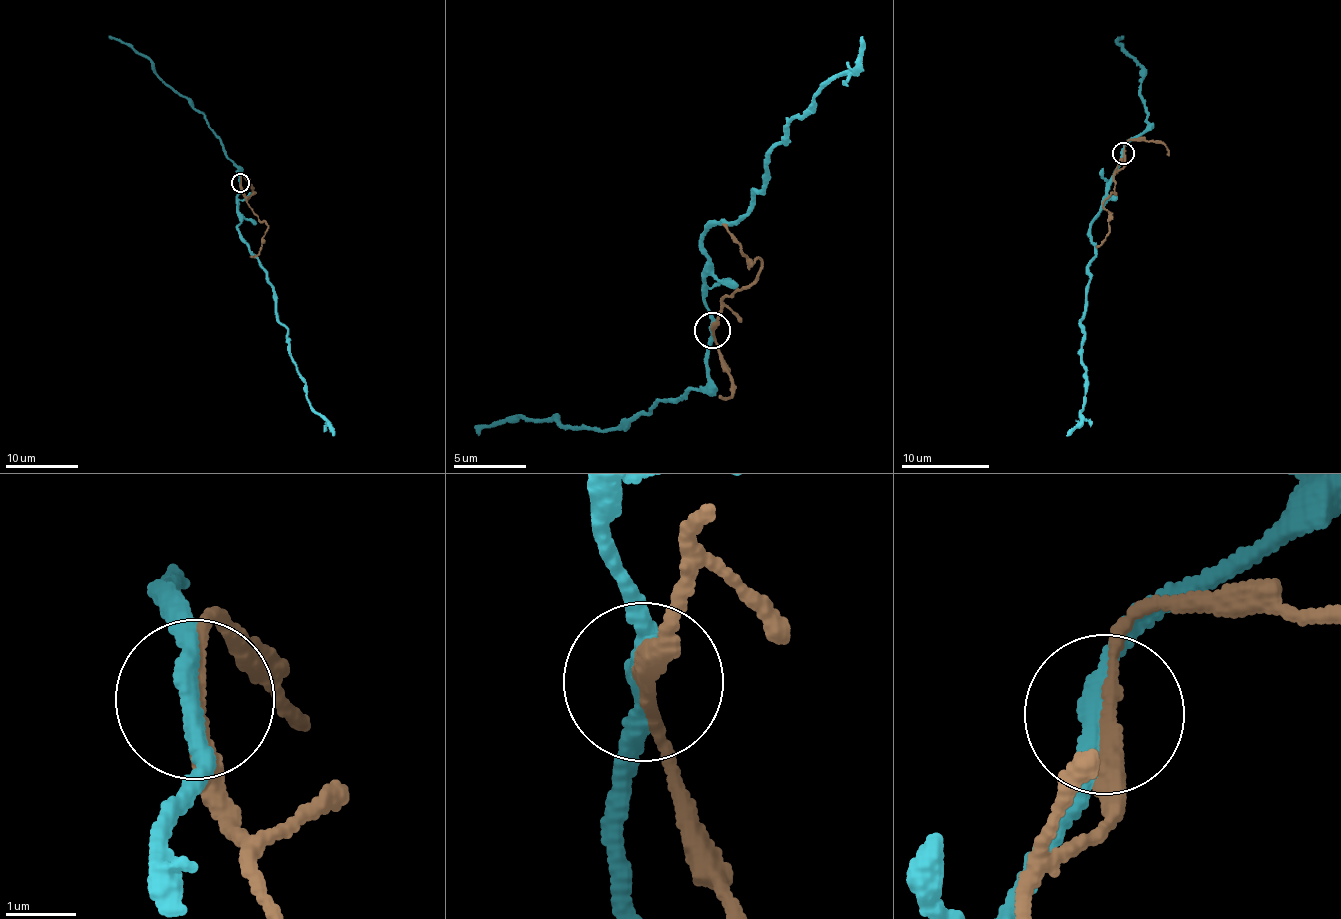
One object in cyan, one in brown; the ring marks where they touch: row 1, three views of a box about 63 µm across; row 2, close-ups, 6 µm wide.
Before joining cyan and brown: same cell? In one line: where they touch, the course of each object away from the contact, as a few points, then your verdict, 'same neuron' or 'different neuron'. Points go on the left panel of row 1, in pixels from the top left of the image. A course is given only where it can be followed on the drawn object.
at (240, 182); cyan runs (241, 183), (240, 239), (266, 273), (275, 317), (288, 330), (289, 357), (310, 407), (333, 436); brown runs (241, 183), (247, 205), (267, 226), (260, 253), (250, 256); different neuron

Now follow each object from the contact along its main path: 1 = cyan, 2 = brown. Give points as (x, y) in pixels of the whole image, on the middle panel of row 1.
1: (713, 329), (707, 226), (746, 211), (764, 157), (787, 146), (786, 121), (849, 71), (861, 36)
2: (713, 329), (724, 295), (747, 285), (760, 270), (759, 257), (747, 260), (722, 223)

